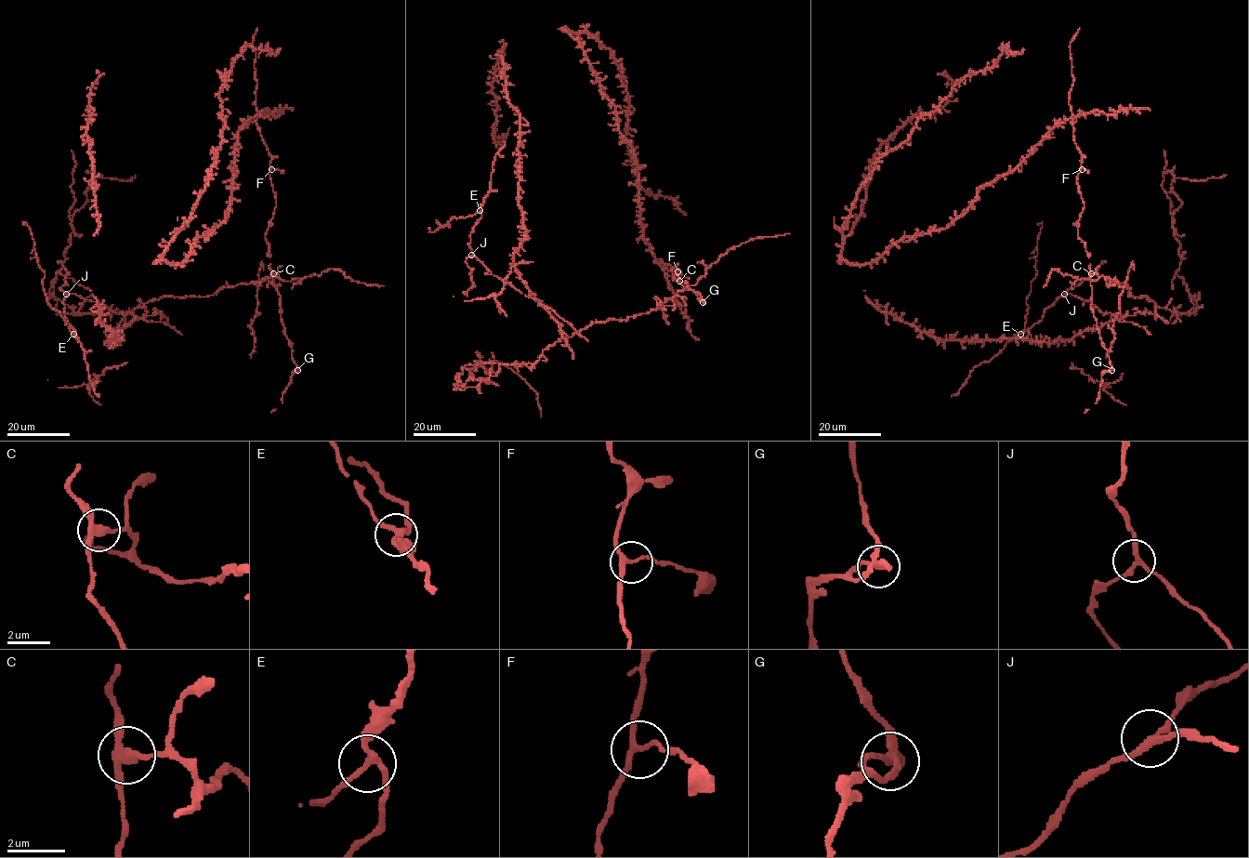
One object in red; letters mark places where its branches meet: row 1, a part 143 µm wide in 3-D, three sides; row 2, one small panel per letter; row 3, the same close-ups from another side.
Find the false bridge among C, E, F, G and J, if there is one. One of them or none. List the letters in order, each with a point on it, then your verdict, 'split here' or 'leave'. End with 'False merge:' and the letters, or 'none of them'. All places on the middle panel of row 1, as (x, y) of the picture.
C: place (679, 281); split here
E: place (479, 210); leave
F: place (677, 271); leave
G: place (703, 302); leave
J: place (471, 255); leave
False merge: C

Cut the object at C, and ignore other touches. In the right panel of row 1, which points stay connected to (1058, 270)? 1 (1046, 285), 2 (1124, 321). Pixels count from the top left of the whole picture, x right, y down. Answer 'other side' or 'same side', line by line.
1: same side
2: other side

